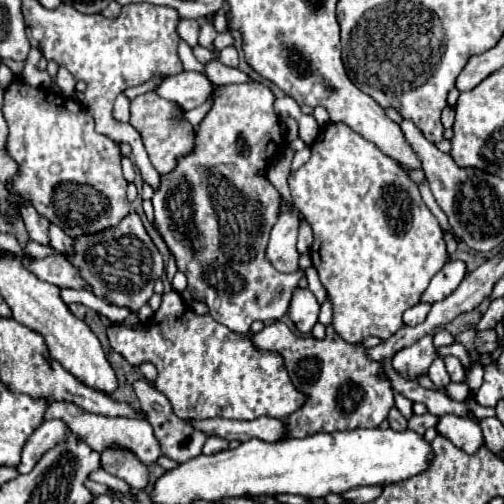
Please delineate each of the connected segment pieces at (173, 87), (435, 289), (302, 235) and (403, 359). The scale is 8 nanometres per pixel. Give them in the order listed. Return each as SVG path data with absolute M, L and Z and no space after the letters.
M182 71L178 75L166 77L156 89L160 97L178 103L186 111L202 105L212 91L214 91L214 83L206 75L196 71Z
M448 261L430 281L428 289L422 293L420 301L422 303L438 303L442 299L446 299L464 279L466 273L466 265L462 261Z
M298 213L298 219L300 219L300 233L298 233L298 251L300 253L306 253L312 245L312 229L310 225L304 221L302 213Z
M424 335L422 339L418 339L414 345L398 351L394 355L394 369L398 369L398 373L402 373L404 377L416 379L418 375L426 373L426 369L430 367L430 363L436 359L436 347L432 345L432 335Z

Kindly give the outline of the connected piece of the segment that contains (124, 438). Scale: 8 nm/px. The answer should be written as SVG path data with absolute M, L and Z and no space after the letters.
M60 401L60 403L50 403L48 411L46 411L46 419L58 419L62 417L74 435L80 435L84 437L84 441L88 441L88 445L94 449L94 451L102 451L106 447L124 447L124 449L134 449L134 455L144 463L144 465L154 465L160 457L162 457L162 449L160 449L160 443L158 439L154 437L154 429L148 421L126 421L124 417L98 417L94 413L88 413L84 411L82 407L74 405L74 403L66 403L66 401Z

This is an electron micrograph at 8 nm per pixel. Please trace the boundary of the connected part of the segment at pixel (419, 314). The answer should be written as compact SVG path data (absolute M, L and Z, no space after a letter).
M422 303L410 307L410 309L404 313L404 325L414 327L414 325L422 323L422 321L426 319L426 313L428 313L428 311L430 311L430 305L422 305Z

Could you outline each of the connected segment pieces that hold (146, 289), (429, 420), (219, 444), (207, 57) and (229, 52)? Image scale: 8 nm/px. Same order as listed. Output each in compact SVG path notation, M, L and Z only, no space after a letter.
M138 213L126 215L118 229L106 229L106 233L78 237L78 241L74 241L74 251L76 253L70 257L70 263L80 269L86 281L90 281L94 295L110 305L128 307L132 313L138 313L140 307L148 303L154 293L156 279L160 279L164 273L162 255L146 233Z
M424 413L424 415L414 415L408 419L408 429L416 431L416 433L424 433L426 429L438 425L440 417L438 415L432 415L432 413Z
M210 437L210 439L204 443L202 453L204 453L204 455L210 455L210 453L214 453L214 451L224 451L226 447L228 447L228 441L222 441L222 439L218 439L218 437Z
M196 45L196 47L192 47L192 53L194 53L194 57L198 59L201 63L208 63L213 59L219 58L218 52L212 52L200 45Z
M226 47L220 51L220 61L228 67L238 67L238 53L234 47Z

